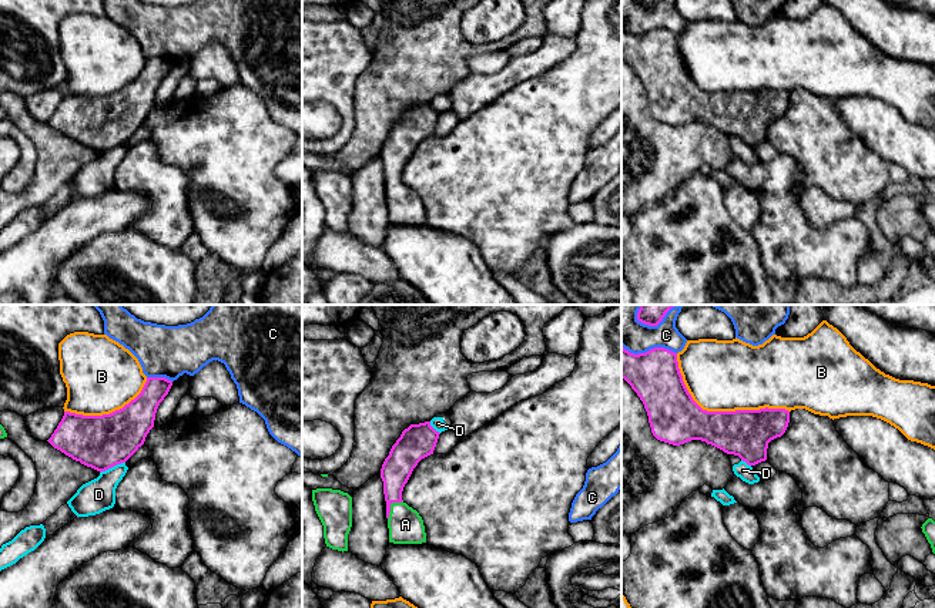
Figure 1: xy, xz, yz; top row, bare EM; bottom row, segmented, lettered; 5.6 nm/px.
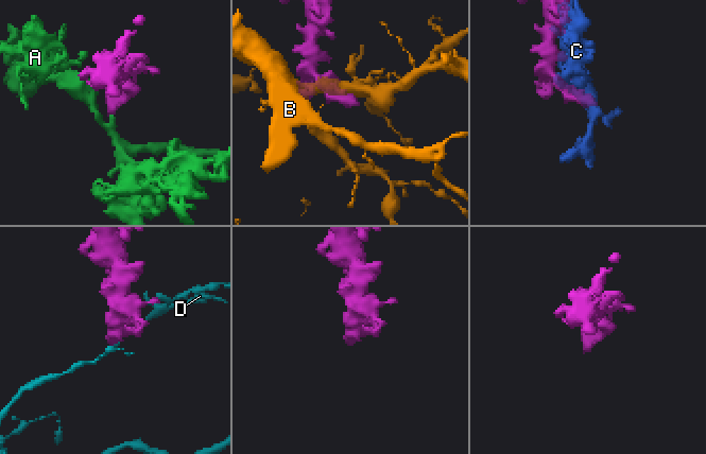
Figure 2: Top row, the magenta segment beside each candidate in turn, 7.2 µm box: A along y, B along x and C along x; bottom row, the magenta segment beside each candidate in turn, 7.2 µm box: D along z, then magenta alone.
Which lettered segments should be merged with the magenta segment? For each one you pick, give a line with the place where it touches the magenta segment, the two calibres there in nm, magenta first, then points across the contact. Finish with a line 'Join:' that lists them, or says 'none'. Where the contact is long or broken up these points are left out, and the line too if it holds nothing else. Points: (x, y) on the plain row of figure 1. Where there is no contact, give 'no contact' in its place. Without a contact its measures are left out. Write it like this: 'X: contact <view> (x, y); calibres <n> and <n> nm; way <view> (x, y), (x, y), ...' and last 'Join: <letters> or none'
A: contact xz (389, 187); calibres 170 and 200 nm; way xz (396, 150), (389, 187), (405, 205)
Join: A

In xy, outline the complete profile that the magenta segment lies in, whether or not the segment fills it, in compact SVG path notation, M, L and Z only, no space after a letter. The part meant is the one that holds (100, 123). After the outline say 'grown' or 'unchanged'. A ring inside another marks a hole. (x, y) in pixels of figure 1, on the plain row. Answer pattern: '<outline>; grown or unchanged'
M147 58L141 74L123 90L103 97L64 93L47 121L54 130L97 152L125 144L145 122L154 108L160 84L172 63Z; unchanged

